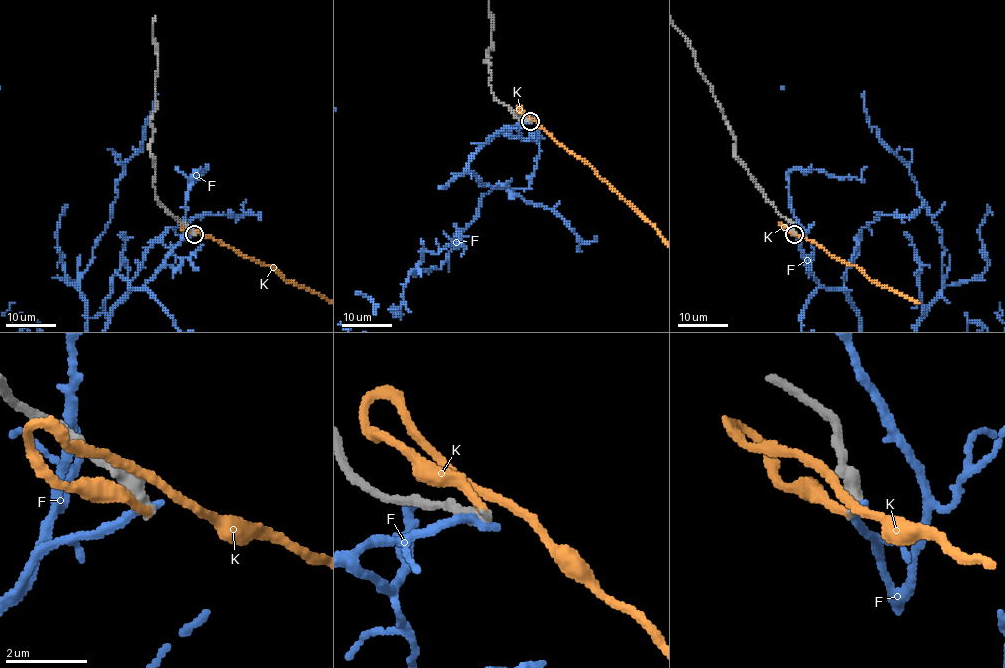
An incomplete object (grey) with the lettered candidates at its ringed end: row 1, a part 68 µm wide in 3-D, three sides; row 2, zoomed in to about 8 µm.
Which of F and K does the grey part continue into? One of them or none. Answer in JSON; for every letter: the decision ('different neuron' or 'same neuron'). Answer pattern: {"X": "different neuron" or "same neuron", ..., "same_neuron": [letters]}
{"F": "different neuron", "K": "same neuron", "same_neuron": ["K"]}

